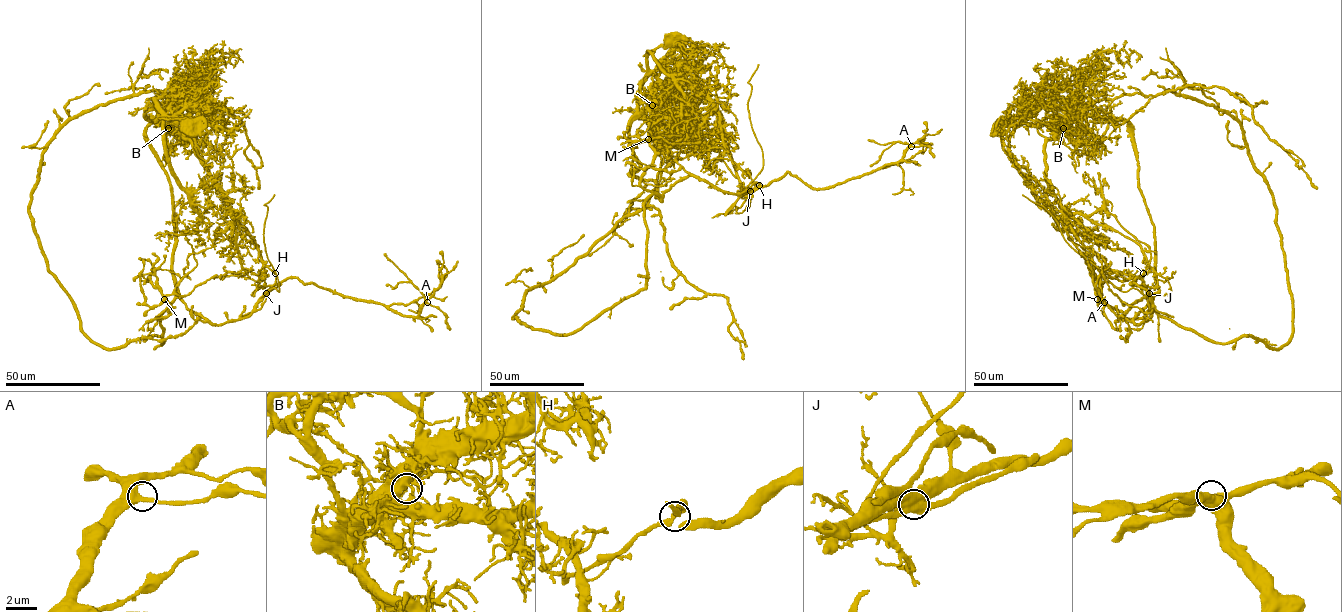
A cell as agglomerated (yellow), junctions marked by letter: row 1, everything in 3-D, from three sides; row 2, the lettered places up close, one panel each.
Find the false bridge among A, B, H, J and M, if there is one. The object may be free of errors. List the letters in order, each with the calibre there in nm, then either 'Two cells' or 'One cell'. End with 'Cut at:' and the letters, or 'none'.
A: Thickness 480 nm. One cell
B: Thickness 800 nm. One cell
H: Thickness 340 nm. One cell
J: Thickness 700 nm. Two cells
M: Thickness 650 nm. One cell
Cut at: J

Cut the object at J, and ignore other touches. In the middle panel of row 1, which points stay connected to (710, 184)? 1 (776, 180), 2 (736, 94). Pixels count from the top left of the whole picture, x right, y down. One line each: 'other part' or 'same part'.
1: same part
2: same part

